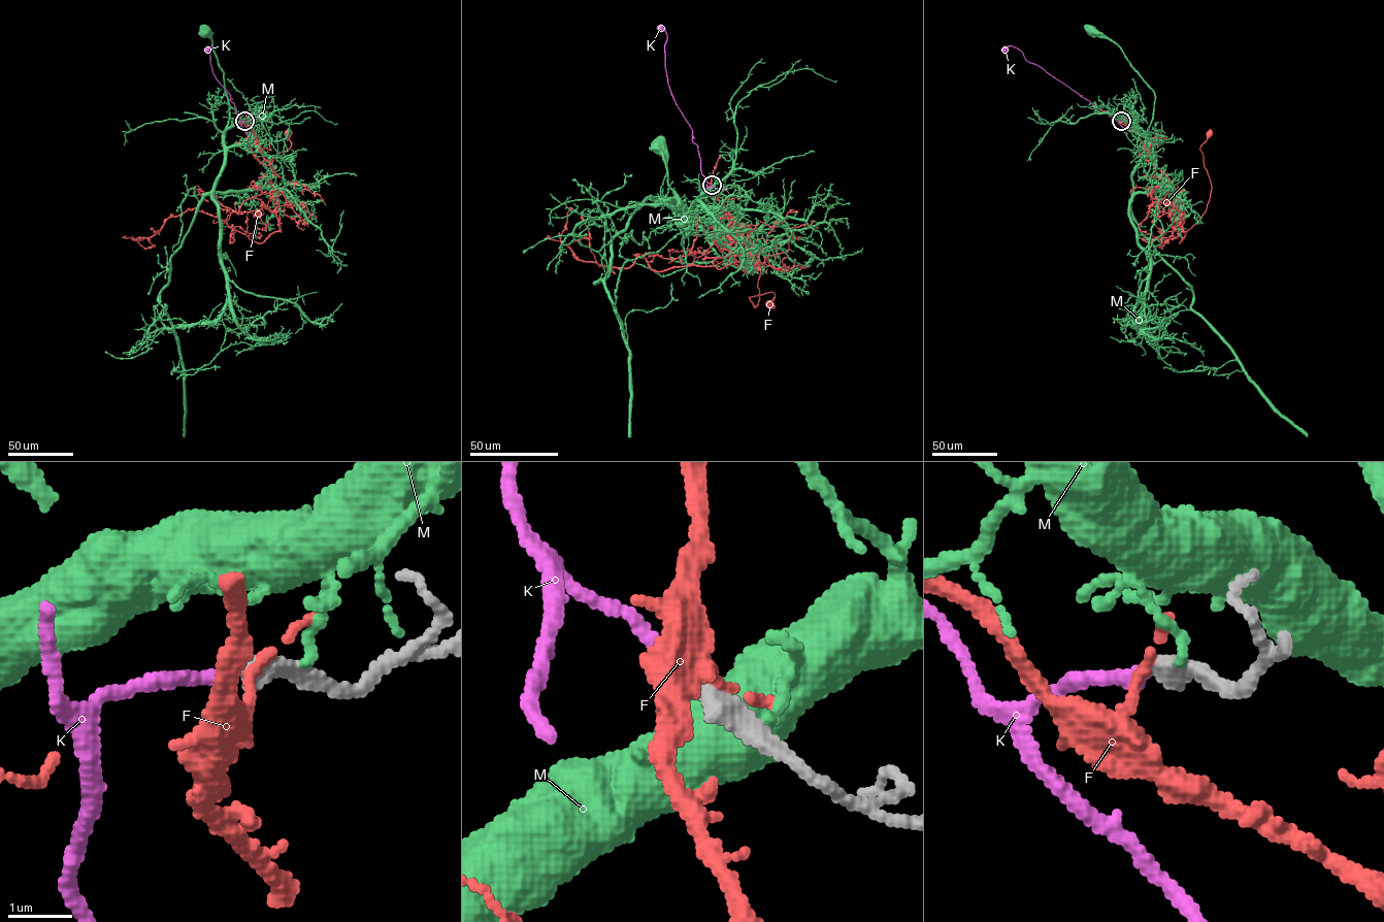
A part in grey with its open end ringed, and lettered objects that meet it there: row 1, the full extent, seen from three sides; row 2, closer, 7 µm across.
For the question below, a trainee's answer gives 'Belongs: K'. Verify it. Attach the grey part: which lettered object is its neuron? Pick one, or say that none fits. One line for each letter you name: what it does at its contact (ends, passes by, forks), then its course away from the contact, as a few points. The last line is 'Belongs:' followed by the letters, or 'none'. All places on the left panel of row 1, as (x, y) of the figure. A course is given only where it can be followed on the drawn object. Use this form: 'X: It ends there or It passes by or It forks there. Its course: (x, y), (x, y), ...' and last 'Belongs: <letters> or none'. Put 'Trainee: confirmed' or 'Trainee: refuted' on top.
Trainee: confirmed
K: It ends there. Its course: (244, 121), (237, 117), (230, 95), (213, 74), (211, 45), (207, 50)
Belongs: K

